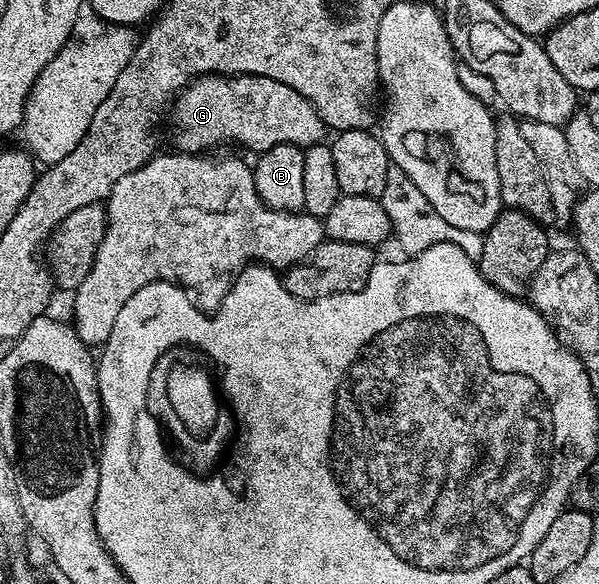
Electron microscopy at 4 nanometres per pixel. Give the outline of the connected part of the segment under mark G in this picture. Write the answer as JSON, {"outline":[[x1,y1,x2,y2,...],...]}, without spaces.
{"outline":[[208,73,194,78,176,96,169,117,175,120,175,129,179,132,175,137,179,144,176,146,184,153,202,154,209,145,236,141,258,155,278,145,322,145,329,137,317,107,301,91,293,91,293,87,277,83,277,79,244,73]]}

